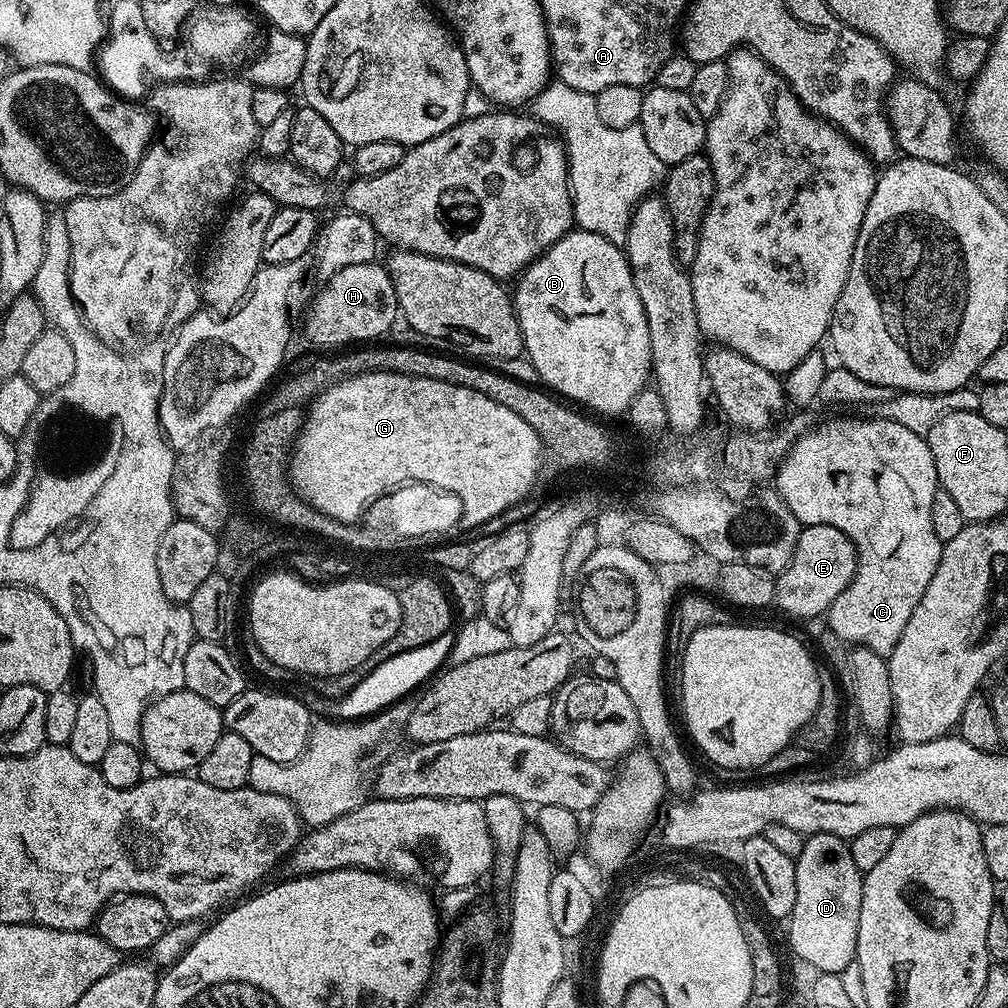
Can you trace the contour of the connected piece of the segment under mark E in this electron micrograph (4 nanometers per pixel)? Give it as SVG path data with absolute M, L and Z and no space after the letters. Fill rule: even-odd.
M810 524L800 529L800 542L796 545L796 554L792 558L792 563L787 564L784 571L776 576L776 599L775 607L781 608L784 612L789 612L792 616L801 616L808 620L811 616L823 617L827 613L828 607L850 586L850 582L856 576L856 547L842 530L834 530L834 526L825 524Z

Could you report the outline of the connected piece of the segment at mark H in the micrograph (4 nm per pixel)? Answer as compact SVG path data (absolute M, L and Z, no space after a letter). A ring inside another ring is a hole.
M373 262L370 264L355 264L354 266L346 266L342 270L338 270L333 276L327 277L323 281L324 289L321 290L320 293L317 294L316 297L312 300L312 305L308 308L308 321L304 324L304 332L308 335L308 340L312 344L317 344L317 349L320 350L340 350L345 346L360 346L365 342L376 342L379 336L387 337L389 333L391 333L392 329L397 327L398 317L400 316L400 307L398 306L398 298L394 294L394 282L390 278L390 274L388 273L387 267L383 263Z

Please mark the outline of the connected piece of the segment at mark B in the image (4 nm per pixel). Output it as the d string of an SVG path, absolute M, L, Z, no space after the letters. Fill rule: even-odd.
M579 230L567 232L561 240L554 242L554 246L546 248L533 264L529 264L515 284L514 303L524 350L527 359L538 370L541 381L553 393L569 396L564 398L577 400L572 401L577 405L585 404L580 405L585 409L593 408L588 409L593 413L605 412L608 416L627 413L634 398L649 383L652 354L646 310L642 310L642 298L638 298L638 286L634 286L632 267L628 265L623 247L610 242L602 234Z

